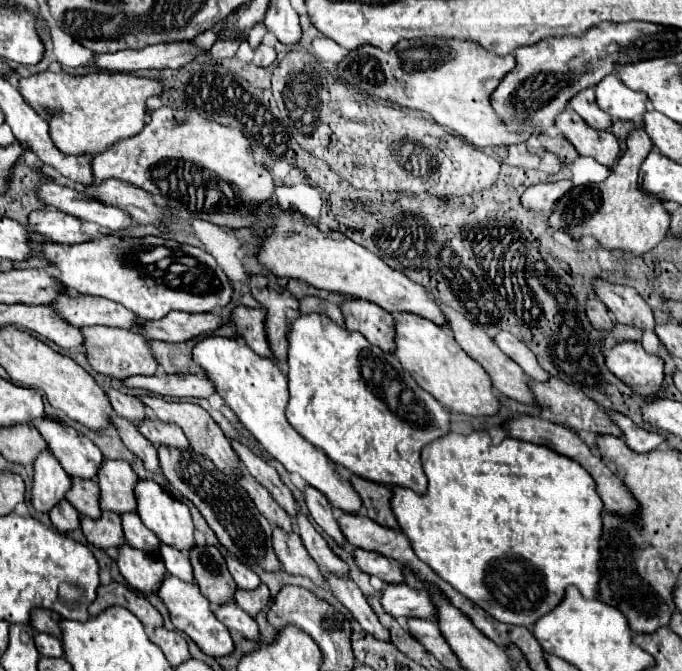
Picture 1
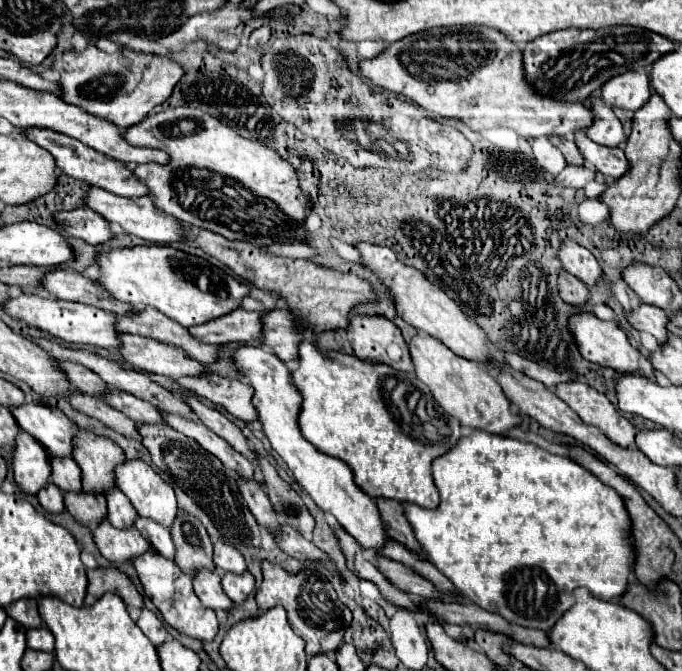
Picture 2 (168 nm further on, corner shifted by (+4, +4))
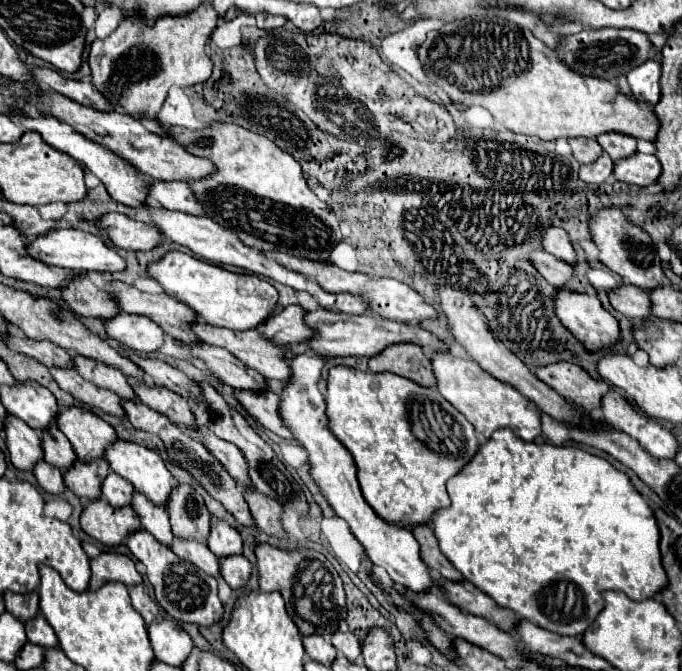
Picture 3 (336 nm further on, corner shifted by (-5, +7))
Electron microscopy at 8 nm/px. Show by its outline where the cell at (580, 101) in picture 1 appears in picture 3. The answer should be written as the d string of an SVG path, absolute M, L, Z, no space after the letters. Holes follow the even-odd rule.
M605 132L603 136L597 136L597 142L613 160L631 156L637 146L637 140L633 136L625 136L621 132Z

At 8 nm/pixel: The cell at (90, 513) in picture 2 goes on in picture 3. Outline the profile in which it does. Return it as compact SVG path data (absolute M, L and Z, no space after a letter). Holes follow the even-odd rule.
M95 460L89 464L83 462L75 462L73 468L63 474L67 480L67 488L77 494L79 498L87 498L87 500L97 500L101 498L101 484L109 474L109 464L107 460Z

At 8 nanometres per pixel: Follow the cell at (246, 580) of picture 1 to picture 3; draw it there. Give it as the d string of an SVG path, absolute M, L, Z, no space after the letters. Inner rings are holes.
M221 520L211 526L211 536L209 536L207 546L217 558L243 554L243 540L239 532Z

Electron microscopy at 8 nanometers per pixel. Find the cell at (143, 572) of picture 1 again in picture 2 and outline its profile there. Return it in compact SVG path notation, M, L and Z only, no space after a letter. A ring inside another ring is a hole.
M108 519L96 525L96 529L92 531L92 537L102 557L106 557L112 563L134 559L150 549L150 543L140 535L140 531L136 531L134 527L120 531L112 527Z

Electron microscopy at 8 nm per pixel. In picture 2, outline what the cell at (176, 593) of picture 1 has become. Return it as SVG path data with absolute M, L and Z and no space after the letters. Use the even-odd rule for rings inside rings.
M148 549L148 555L140 555L140 559L134 559L132 563L144 587L144 593L152 599L154 607L162 613L164 621L170 627L200 641L212 641L216 637L218 633L216 613L200 603L200 599L192 589L192 577L184 575L184 571L180 571L180 567L176 567L172 559L164 559L162 555L156 555L156 551Z

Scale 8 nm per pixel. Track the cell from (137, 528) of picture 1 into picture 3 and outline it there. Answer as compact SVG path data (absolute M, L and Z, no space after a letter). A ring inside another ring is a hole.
M109 472L109 476L103 480L103 498L115 508L131 506L135 490L125 478L119 478L115 472Z

